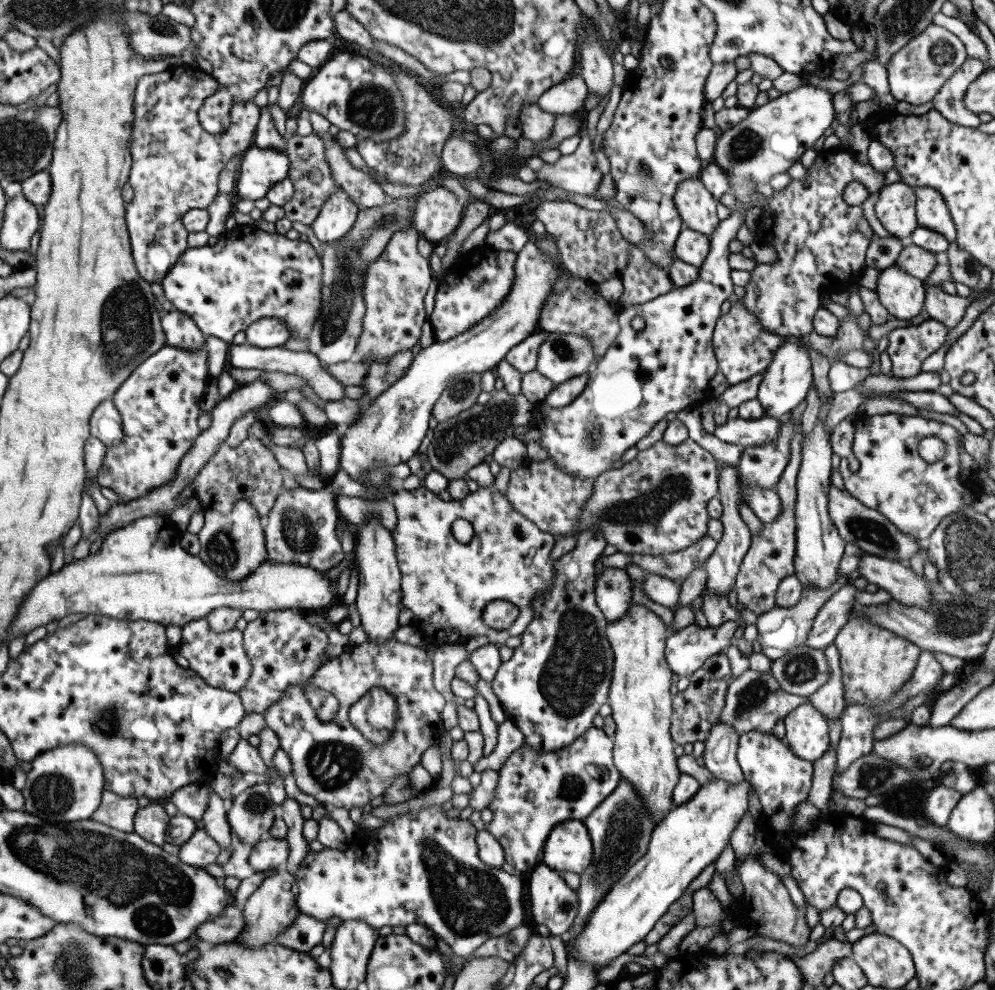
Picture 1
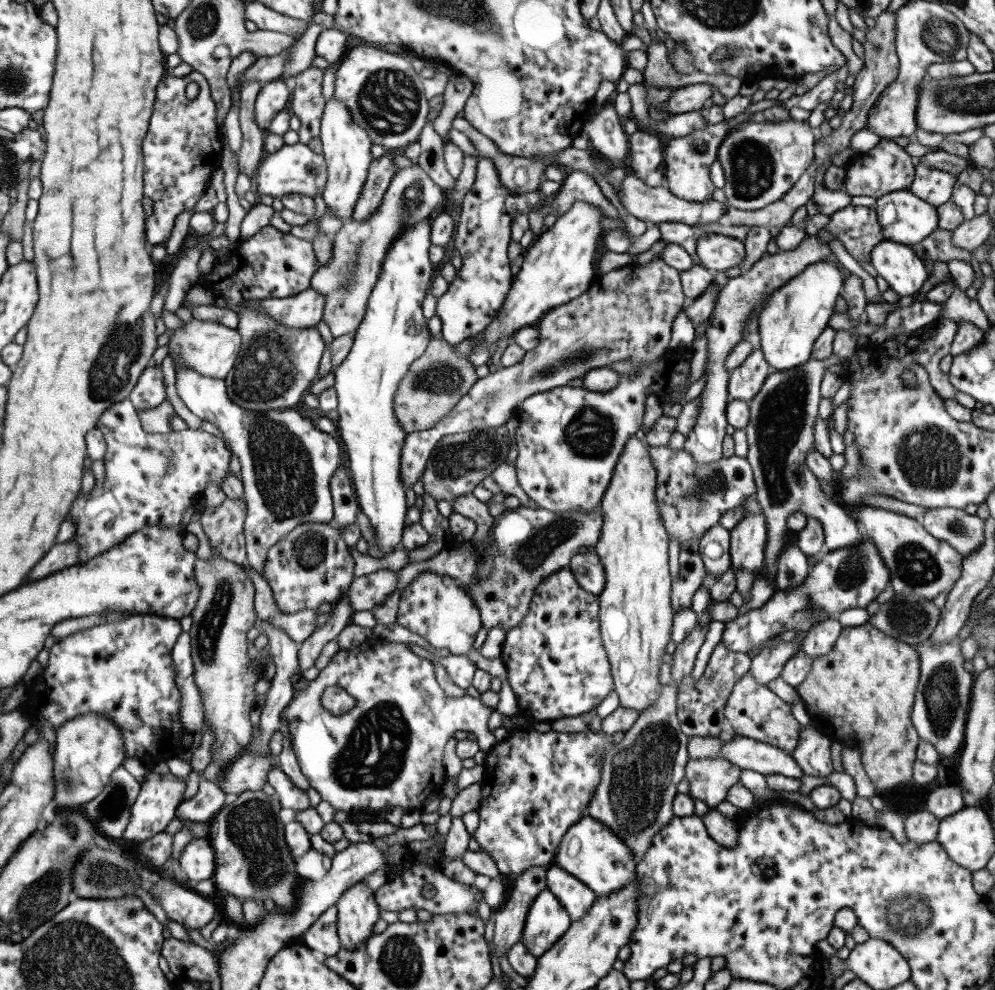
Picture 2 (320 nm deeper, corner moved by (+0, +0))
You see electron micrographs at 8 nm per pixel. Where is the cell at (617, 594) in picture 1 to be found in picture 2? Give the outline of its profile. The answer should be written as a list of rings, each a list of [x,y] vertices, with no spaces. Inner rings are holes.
[[[589,552],[574,554],[570,558],[567,568],[585,592],[596,596],[601,592],[604,585],[604,570],[602,562],[596,554]]]

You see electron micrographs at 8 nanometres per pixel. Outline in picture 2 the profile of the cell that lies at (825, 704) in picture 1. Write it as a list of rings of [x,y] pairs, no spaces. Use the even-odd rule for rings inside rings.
[[[835,618],[811,625],[800,642],[800,650],[811,658],[830,652],[832,644],[839,636],[841,626]]]

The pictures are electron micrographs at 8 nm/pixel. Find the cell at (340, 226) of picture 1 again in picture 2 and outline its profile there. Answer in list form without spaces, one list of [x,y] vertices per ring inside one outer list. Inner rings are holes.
[[[333,96],[324,102],[318,137],[327,165],[326,183],[321,192],[322,200],[329,212],[333,212],[345,223],[351,220],[353,206],[363,189],[368,166],[372,161],[372,144],[365,130],[352,119],[349,109]]]

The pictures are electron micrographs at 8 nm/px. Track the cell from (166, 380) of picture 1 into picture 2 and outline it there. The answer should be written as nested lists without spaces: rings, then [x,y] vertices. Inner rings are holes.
[[[152,362],[146,366],[134,387],[129,391],[127,399],[135,410],[152,409],[165,401],[165,389],[160,367],[153,367]]]

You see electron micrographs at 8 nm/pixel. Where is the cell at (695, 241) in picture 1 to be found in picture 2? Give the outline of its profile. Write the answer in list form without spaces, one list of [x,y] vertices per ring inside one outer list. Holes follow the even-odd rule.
[[[707,233],[695,238],[695,242],[699,265],[712,273],[739,267],[743,261],[744,244],[735,238]]]

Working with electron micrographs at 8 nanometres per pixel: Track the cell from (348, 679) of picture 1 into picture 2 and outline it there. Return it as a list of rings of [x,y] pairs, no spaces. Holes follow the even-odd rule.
[[[368,639],[359,644],[359,648],[355,652],[355,658],[353,658],[353,647],[345,649],[345,652],[336,652],[327,663],[327,666],[318,672],[315,679],[307,682],[306,689],[303,692],[294,689],[291,700],[281,710],[280,720],[286,722],[287,738],[289,738],[289,744],[291,744],[291,750],[293,750],[293,754],[296,756],[300,771],[307,778],[308,786],[314,788],[320,794],[321,801],[328,802],[335,811],[348,812],[352,809],[365,809],[368,812],[381,812],[381,808],[389,810],[395,806],[399,808],[415,808],[417,806],[419,808],[429,794],[441,796],[441,787],[447,778],[443,764],[441,763],[445,743],[449,738],[452,738],[454,732],[464,731],[465,733],[473,733],[475,735],[480,755],[489,751],[496,743],[493,734],[489,733],[486,725],[487,719],[489,719],[489,715],[493,713],[493,710],[494,708],[487,708],[485,704],[481,704],[479,698],[471,698],[471,696],[467,695],[463,698],[449,698],[449,696],[445,696],[439,685],[437,685],[435,671],[433,671],[431,662],[420,655],[413,654],[413,651],[409,650],[408,646],[405,646],[403,643],[381,642],[375,639]],[[329,686],[339,686],[349,696],[353,697],[354,706],[349,712],[331,715],[320,706],[320,697],[323,690]]]

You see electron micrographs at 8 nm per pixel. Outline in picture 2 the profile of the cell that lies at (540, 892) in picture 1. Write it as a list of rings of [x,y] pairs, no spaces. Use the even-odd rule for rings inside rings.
[[[545,888],[530,904],[519,940],[527,952],[537,959],[557,942],[570,923],[567,911]]]

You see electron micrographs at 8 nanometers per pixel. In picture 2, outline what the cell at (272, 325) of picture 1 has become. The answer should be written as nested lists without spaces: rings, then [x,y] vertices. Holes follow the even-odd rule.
[[[309,286],[287,298],[266,298],[258,302],[258,308],[285,328],[315,328],[322,319],[323,295]]]

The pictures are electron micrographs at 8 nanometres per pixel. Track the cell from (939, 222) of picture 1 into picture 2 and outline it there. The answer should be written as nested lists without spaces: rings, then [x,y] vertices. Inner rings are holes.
[[[914,162],[914,177],[908,191],[929,206],[937,208],[949,201],[954,180],[956,175]]]

